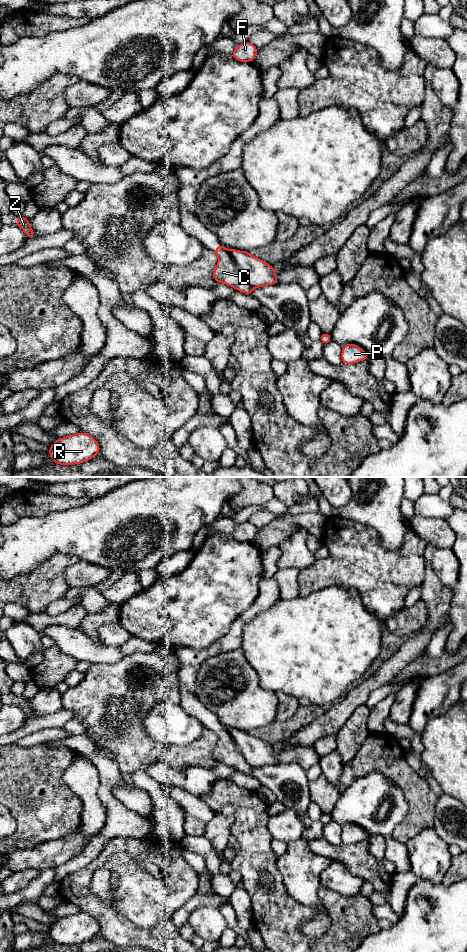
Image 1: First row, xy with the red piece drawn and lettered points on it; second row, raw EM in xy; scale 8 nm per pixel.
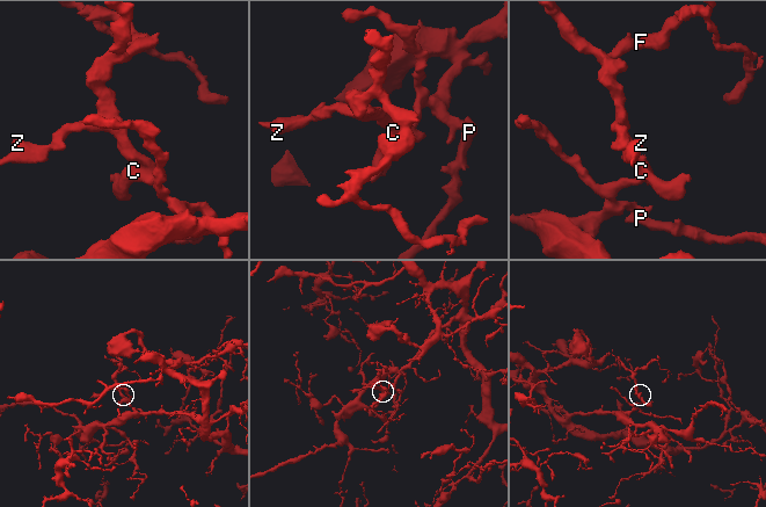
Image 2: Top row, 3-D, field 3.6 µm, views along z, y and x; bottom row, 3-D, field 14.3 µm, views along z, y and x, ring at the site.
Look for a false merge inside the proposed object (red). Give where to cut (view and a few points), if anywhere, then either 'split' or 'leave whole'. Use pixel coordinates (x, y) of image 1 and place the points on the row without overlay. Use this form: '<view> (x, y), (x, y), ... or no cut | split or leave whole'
xy (226, 730), (244, 759), (254, 767) | split

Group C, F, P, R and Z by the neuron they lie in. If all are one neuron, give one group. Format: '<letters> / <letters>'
C P R / F Z

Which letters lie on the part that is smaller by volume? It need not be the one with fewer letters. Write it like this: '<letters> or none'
F, Z

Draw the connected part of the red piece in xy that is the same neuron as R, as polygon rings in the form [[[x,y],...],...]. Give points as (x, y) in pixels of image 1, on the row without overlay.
[[[79,912],[55,920],[49,936],[59,945],[76,945],[91,940],[100,933],[99,923],[90,914]]]

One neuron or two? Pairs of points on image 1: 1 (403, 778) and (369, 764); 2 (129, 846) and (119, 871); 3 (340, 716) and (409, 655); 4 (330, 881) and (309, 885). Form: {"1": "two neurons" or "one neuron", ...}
{"1": "one neuron", "2": "two neurons", "3": "one neuron", "4": "two neurons"}

